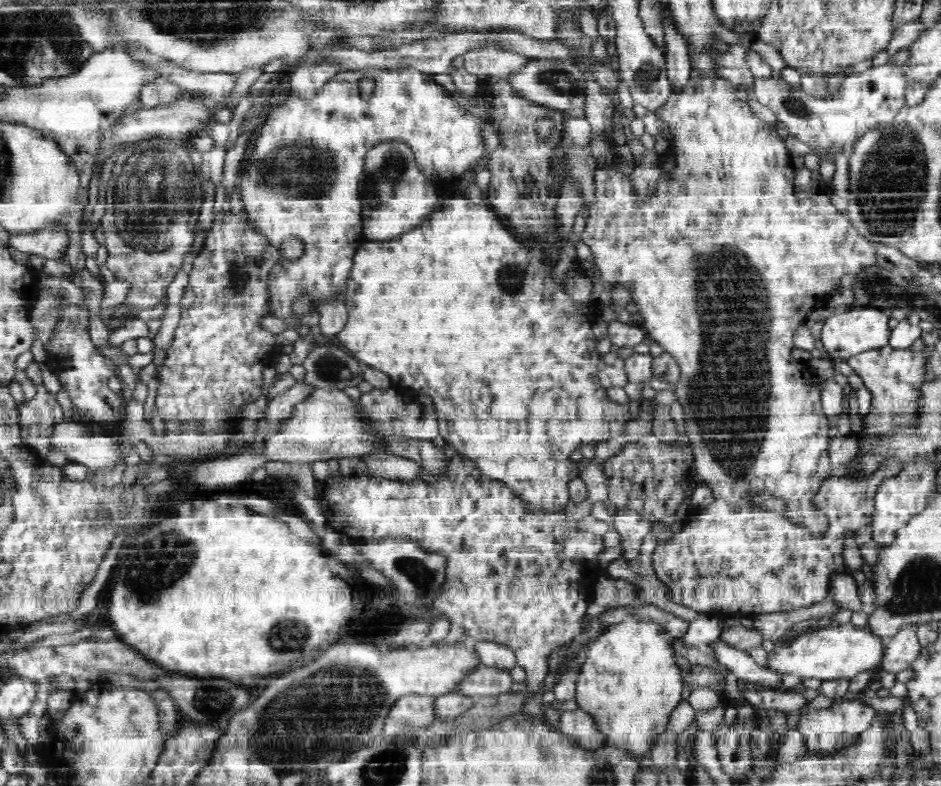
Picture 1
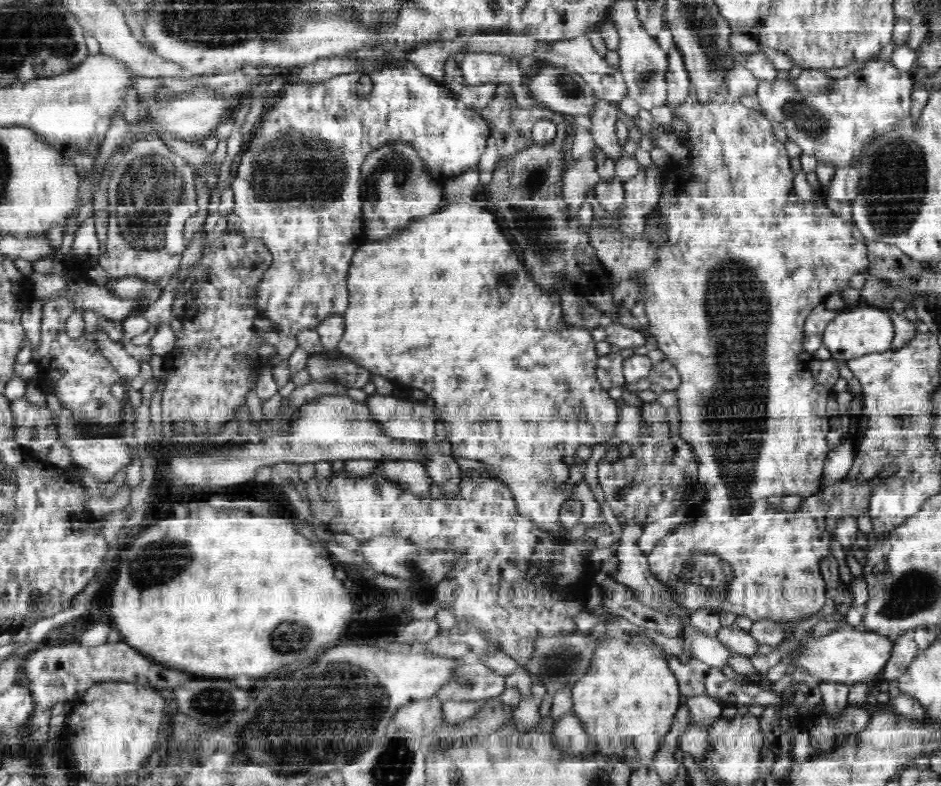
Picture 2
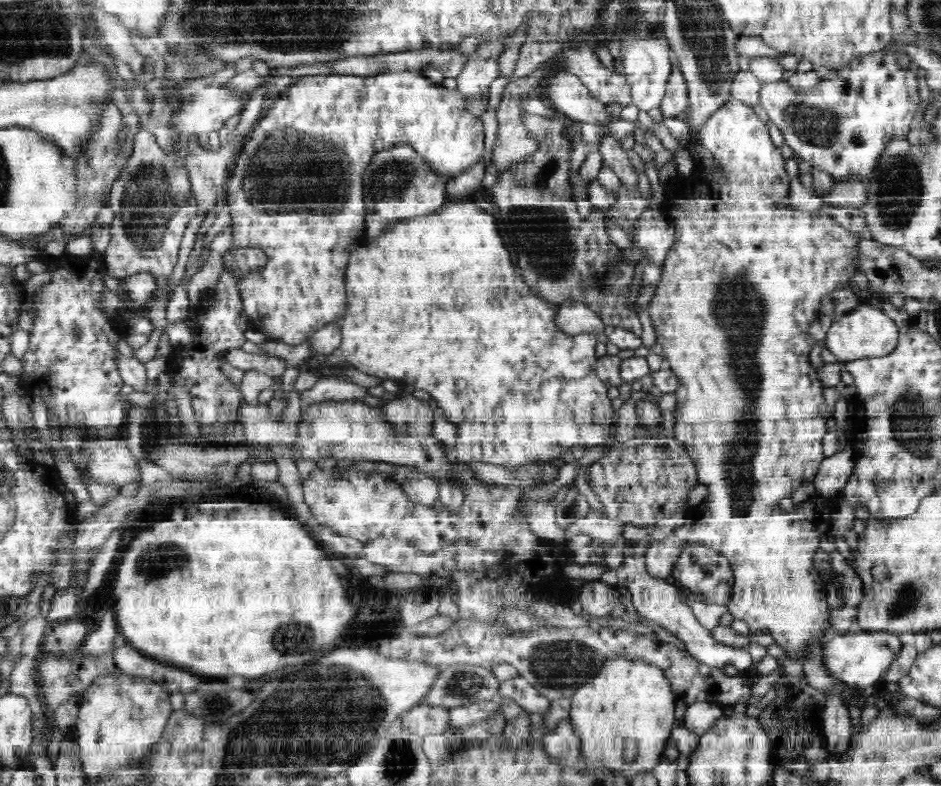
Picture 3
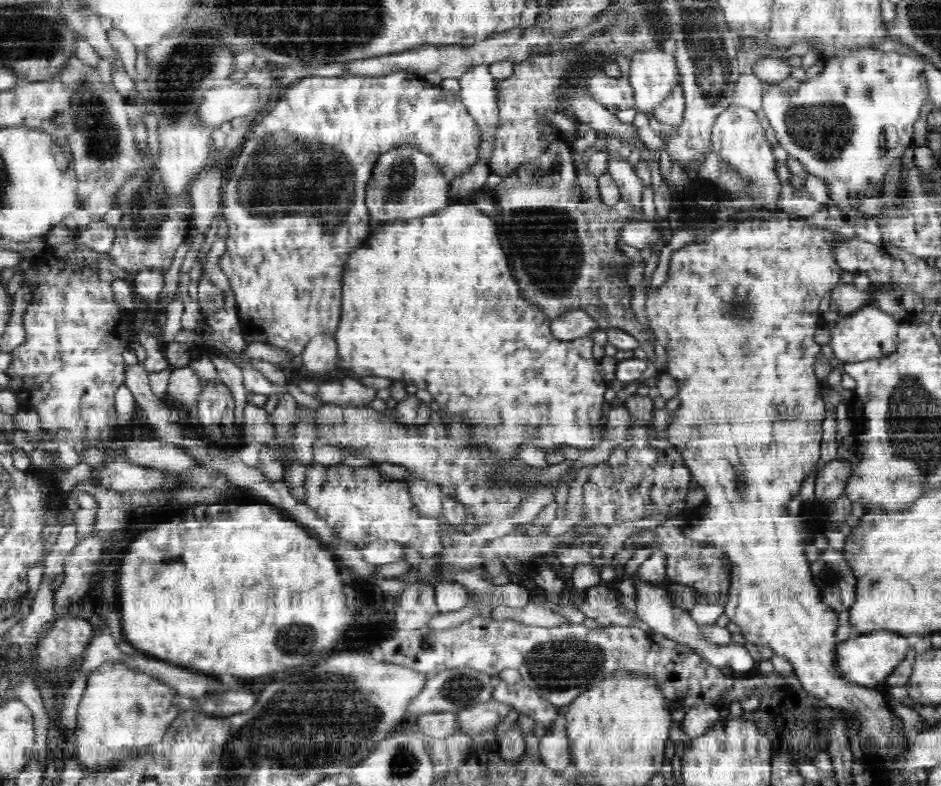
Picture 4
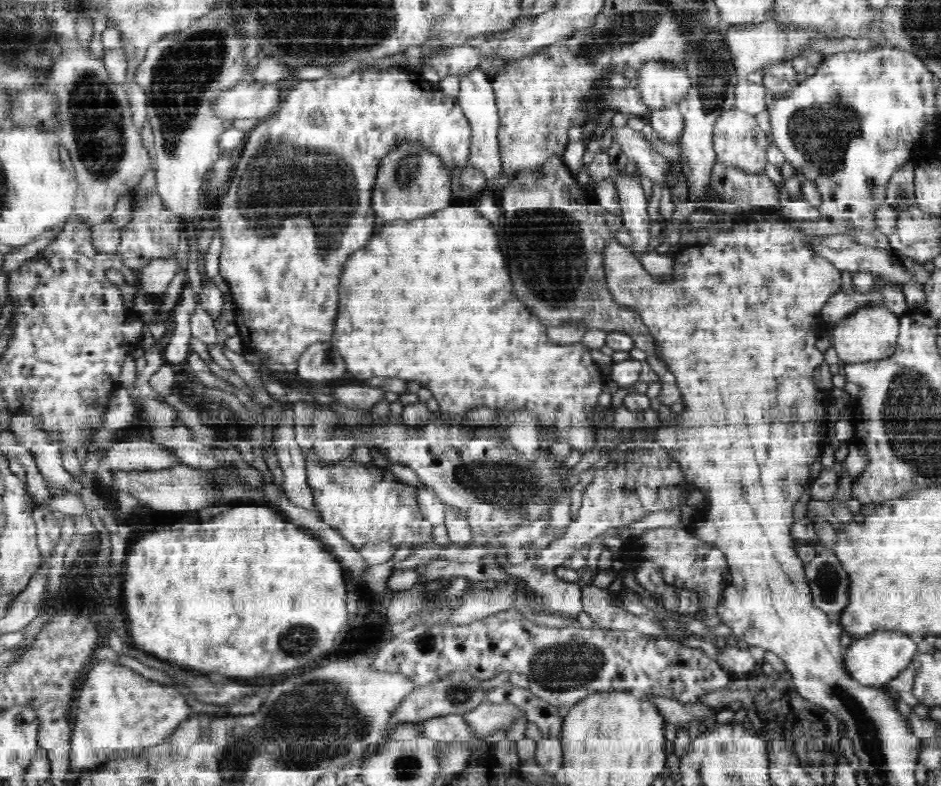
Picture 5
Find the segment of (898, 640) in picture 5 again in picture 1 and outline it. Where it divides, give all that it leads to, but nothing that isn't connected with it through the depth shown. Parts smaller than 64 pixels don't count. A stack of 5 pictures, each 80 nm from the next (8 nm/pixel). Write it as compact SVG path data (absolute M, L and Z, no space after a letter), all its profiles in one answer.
M851 623L844 625L830 625L830 628L816 627L816 632L798 638L792 644L778 648L769 660L772 670L776 670L781 677L795 675L800 678L817 678L821 681L834 678L850 680L858 674L876 670L880 667L885 654L885 643L872 631L857 628Z

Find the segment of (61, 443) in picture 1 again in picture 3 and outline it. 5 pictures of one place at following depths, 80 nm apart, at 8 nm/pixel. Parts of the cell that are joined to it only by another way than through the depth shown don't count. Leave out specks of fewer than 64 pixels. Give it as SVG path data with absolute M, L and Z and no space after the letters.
M124 439L88 440L79 450L87 455L85 470L96 483L122 487L141 480L140 466Z

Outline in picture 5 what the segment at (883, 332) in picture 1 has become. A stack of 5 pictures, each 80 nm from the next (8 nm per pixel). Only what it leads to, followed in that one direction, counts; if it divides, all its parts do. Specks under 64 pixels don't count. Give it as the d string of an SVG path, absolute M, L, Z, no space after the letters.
M880 305L864 306L832 325L829 333L831 344L842 364L878 361L889 357L899 338L899 315Z

